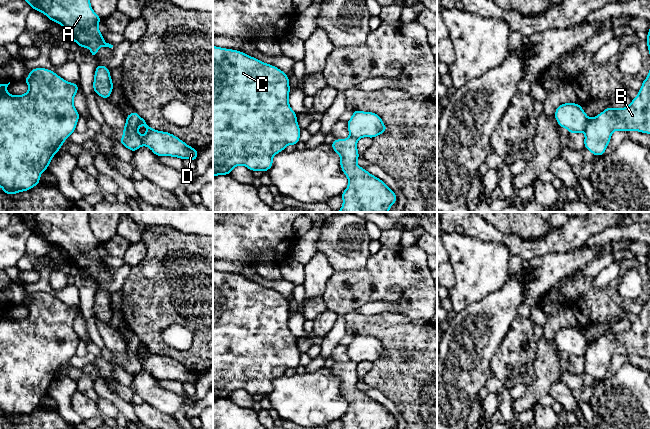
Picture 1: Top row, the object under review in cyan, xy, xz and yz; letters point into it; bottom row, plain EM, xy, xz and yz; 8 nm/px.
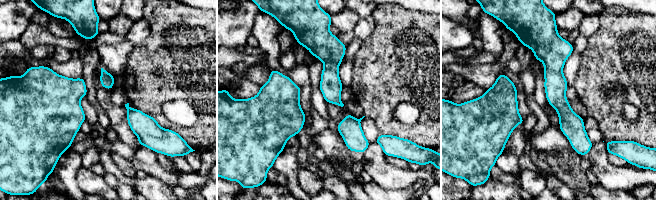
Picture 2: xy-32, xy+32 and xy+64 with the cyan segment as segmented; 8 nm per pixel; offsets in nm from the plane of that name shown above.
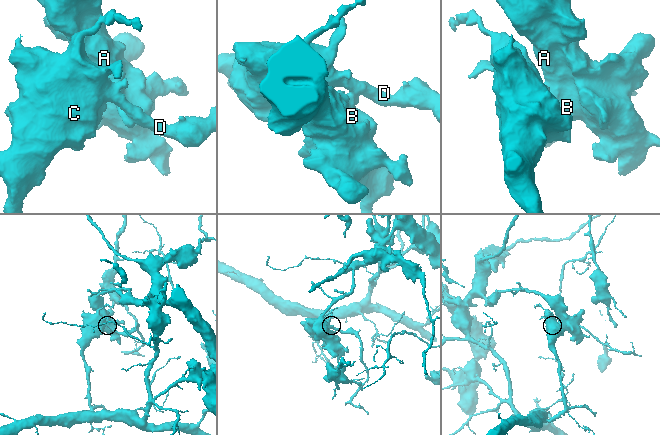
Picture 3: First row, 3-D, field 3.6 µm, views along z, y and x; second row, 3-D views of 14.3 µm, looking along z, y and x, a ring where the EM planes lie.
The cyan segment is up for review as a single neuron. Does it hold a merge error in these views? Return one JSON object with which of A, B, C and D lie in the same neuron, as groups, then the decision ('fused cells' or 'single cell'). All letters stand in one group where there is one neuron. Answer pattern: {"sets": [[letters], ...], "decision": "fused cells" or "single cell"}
{"sets": [["A", "B", "C", "D"]], "decision": "single cell"}

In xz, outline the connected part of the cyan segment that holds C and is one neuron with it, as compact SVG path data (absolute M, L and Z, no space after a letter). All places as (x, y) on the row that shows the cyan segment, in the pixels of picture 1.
M213 45L213 177L229 175L238 165L267 172L273 166L274 155L300 141L301 129L289 105L289 93L289 77L279 68L241 51Z

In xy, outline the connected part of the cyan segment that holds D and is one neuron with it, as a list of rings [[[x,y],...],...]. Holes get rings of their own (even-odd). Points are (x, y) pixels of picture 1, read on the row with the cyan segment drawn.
[[[136,111],[126,116],[126,124],[123,128],[123,137],[119,142],[135,152],[142,145],[150,148],[158,156],[178,157],[182,160],[191,159],[196,162],[198,149],[192,148],[175,135],[152,129],[147,121],[141,118]],[[144,124],[146,134],[138,133],[139,127]]]

